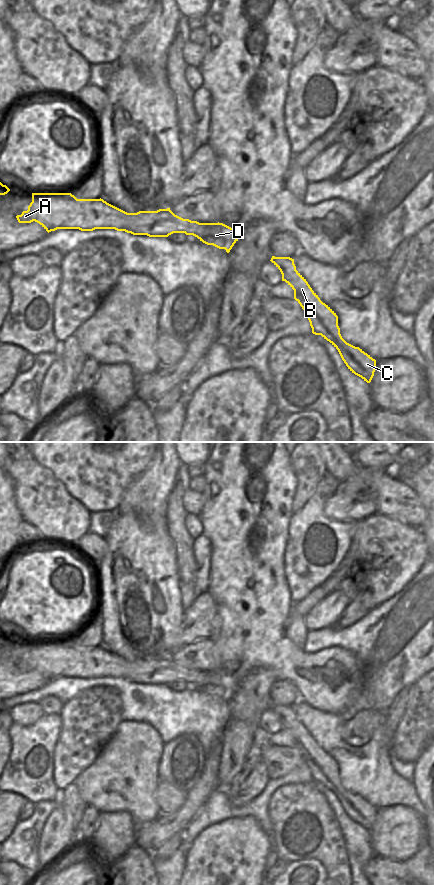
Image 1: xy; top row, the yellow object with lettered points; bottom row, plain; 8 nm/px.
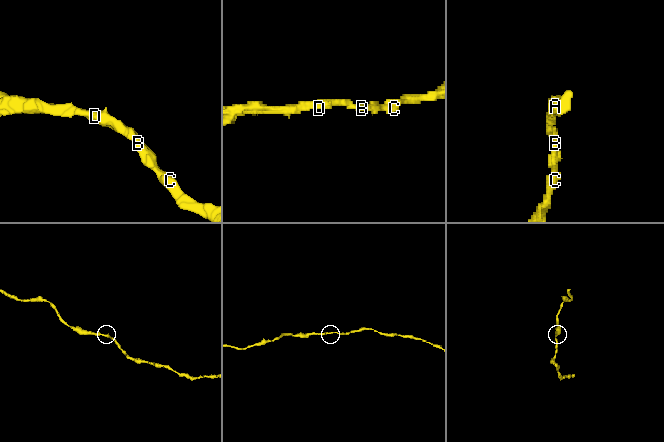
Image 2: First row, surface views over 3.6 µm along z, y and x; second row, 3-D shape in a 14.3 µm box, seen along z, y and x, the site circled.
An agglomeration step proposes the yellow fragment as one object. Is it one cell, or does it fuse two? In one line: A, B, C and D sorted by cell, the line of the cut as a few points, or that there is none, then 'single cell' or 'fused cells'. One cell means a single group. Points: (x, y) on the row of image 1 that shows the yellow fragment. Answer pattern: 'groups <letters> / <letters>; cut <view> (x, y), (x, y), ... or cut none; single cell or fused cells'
groups A B C D; cut none; single cell

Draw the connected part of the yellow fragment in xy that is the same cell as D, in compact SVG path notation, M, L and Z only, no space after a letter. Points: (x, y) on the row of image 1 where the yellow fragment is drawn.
M32 193L32 202L27 211L16 216L19 223L39 223L48 233L57 229L79 229L93 231L95 229L115 229L133 235L147 235L149 237L168 237L173 233L193 235L207 245L230 252L240 238L241 231L237 231L223 223L199 223L183 219L175 215L170 208L157 211L139 211L127 213L103 199L77 199L71 193Z

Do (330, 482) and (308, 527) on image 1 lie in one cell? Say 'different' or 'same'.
same

